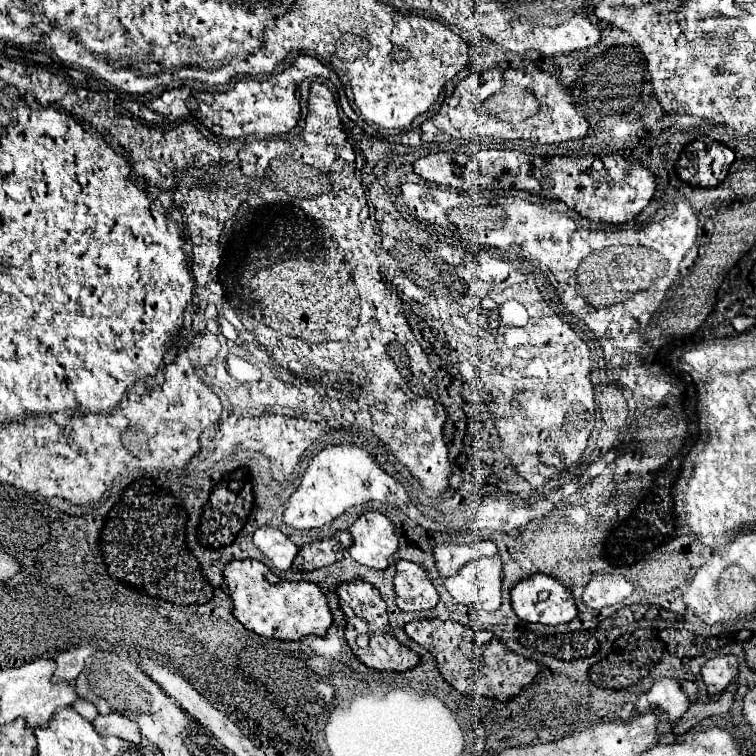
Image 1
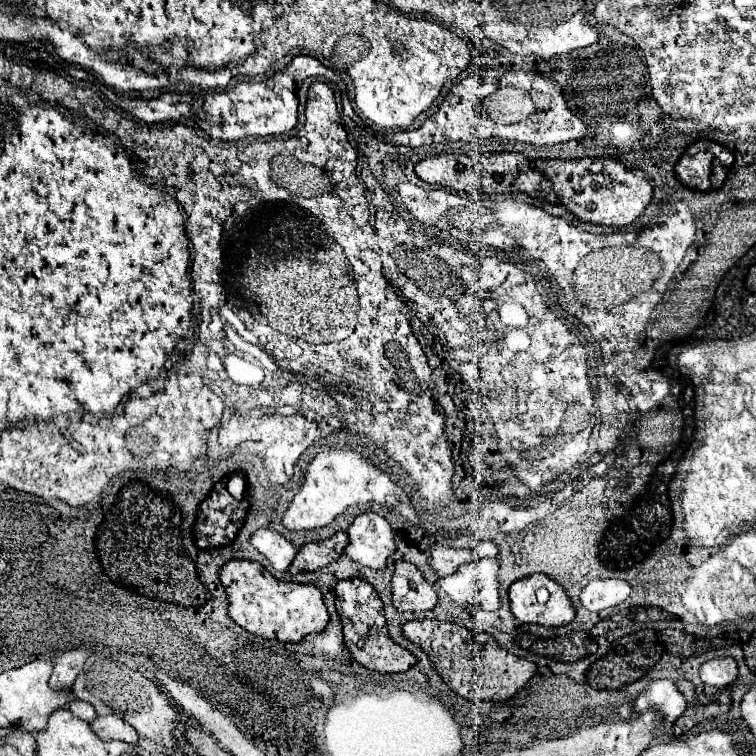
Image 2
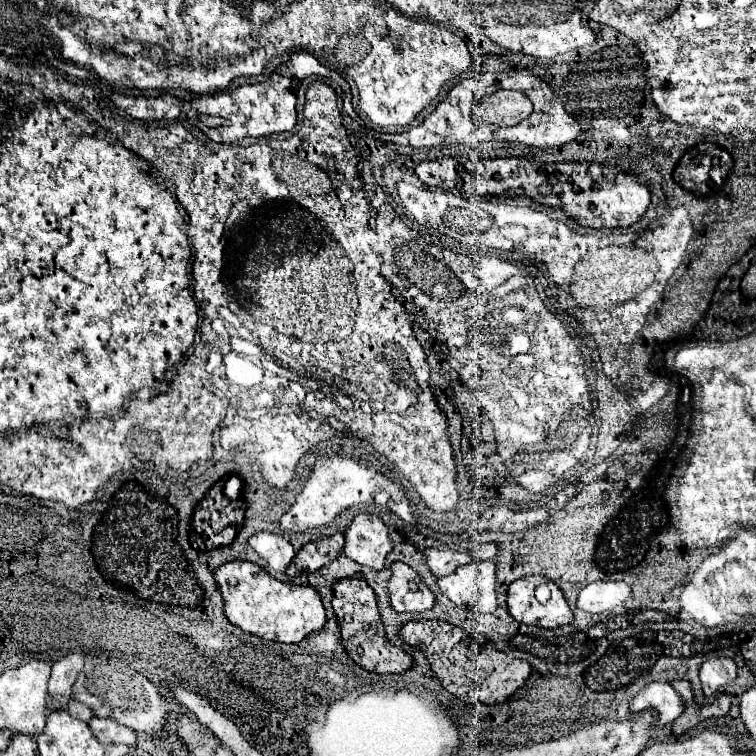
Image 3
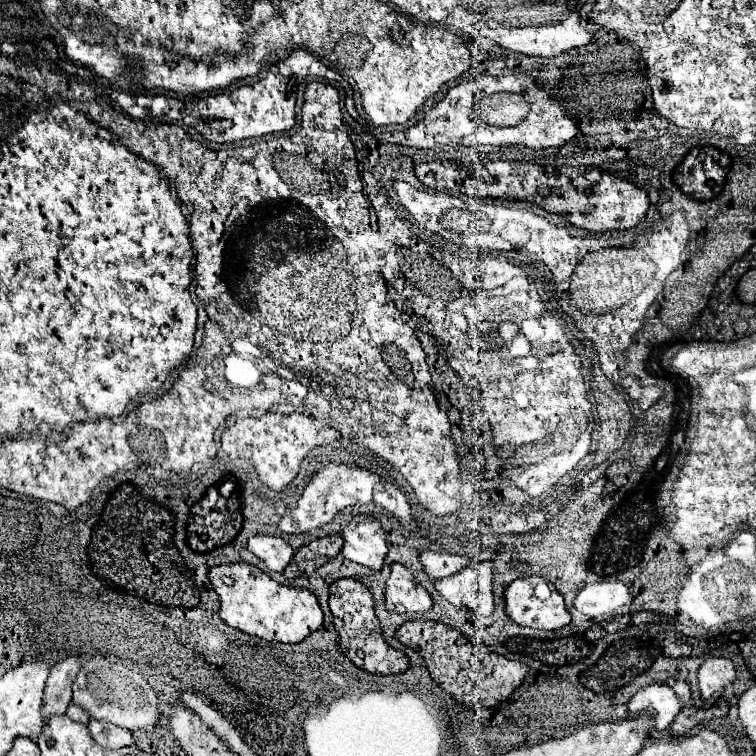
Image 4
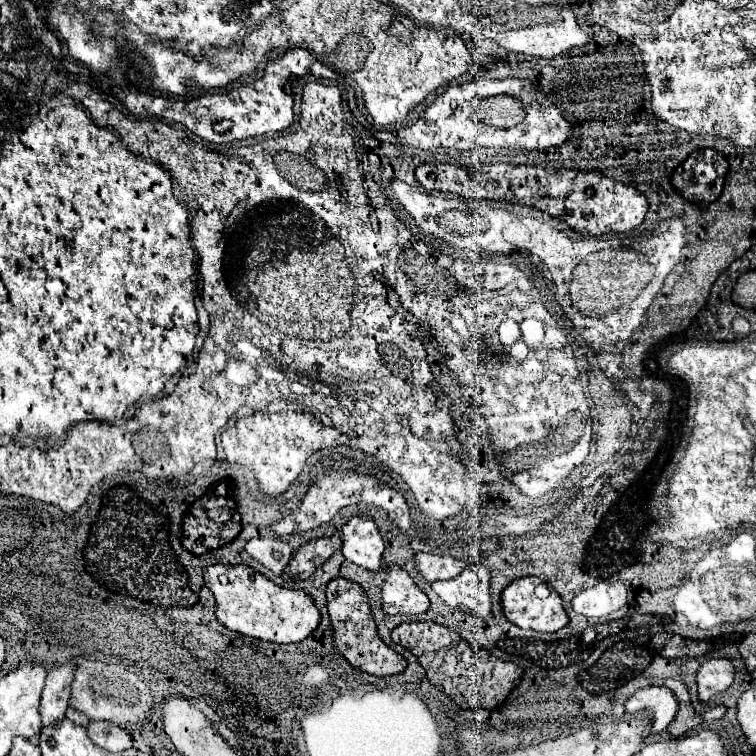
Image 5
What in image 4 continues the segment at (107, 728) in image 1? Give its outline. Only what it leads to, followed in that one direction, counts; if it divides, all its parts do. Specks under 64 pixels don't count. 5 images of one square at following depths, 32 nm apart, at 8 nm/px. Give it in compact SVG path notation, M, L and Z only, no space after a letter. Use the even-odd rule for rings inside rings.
M90 720L88 730L92 732L92 738L106 748L120 748L120 746L132 746L134 736L130 730L116 726L108 720Z

